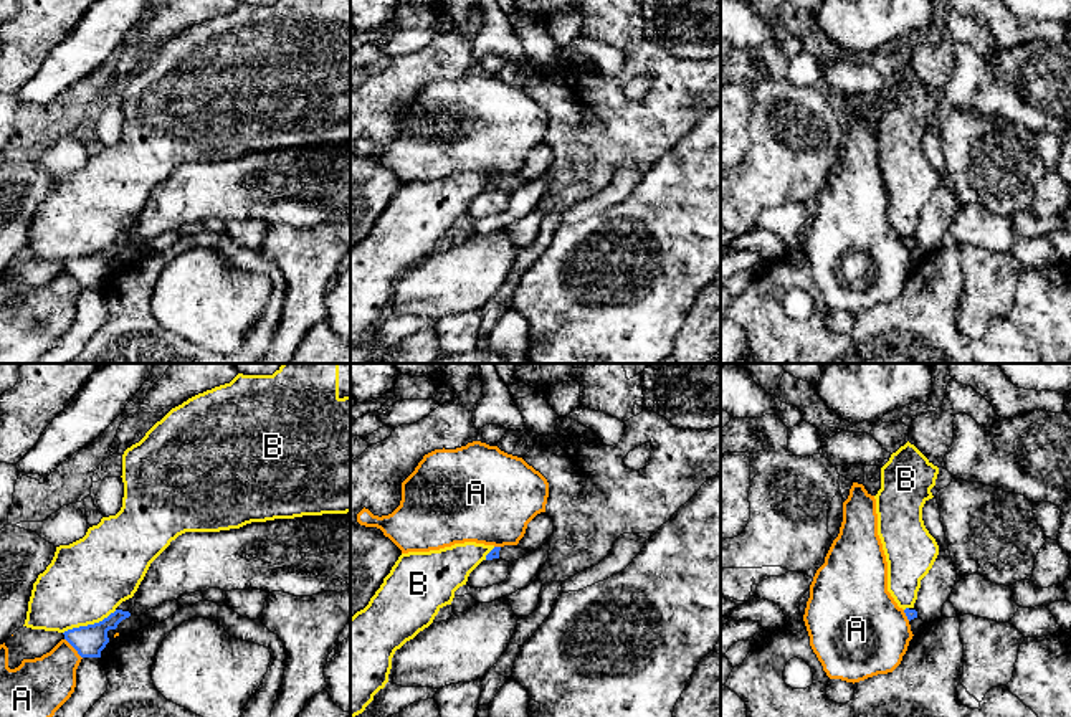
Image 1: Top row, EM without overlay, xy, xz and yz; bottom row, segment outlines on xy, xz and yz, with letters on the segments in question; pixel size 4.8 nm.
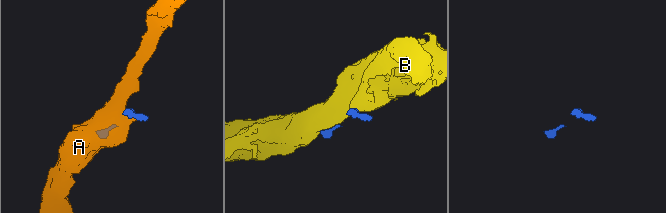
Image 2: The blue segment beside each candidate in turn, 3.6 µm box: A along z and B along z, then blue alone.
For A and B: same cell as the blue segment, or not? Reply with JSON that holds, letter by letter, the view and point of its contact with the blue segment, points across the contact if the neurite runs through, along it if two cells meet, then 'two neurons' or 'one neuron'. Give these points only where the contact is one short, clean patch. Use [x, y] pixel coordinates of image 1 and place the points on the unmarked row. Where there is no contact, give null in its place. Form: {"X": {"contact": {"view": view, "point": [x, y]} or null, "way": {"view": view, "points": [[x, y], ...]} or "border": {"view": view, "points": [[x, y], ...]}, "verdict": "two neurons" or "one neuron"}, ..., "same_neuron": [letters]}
{"A": {"contact": {"view": "xy", "point": [73, 276]}, "verdict": "two neurons"}, "B": {"contact": {"view": "xy", "point": [90, 255]}, "verdict": "two neurons"}, "same_neuron": []}

